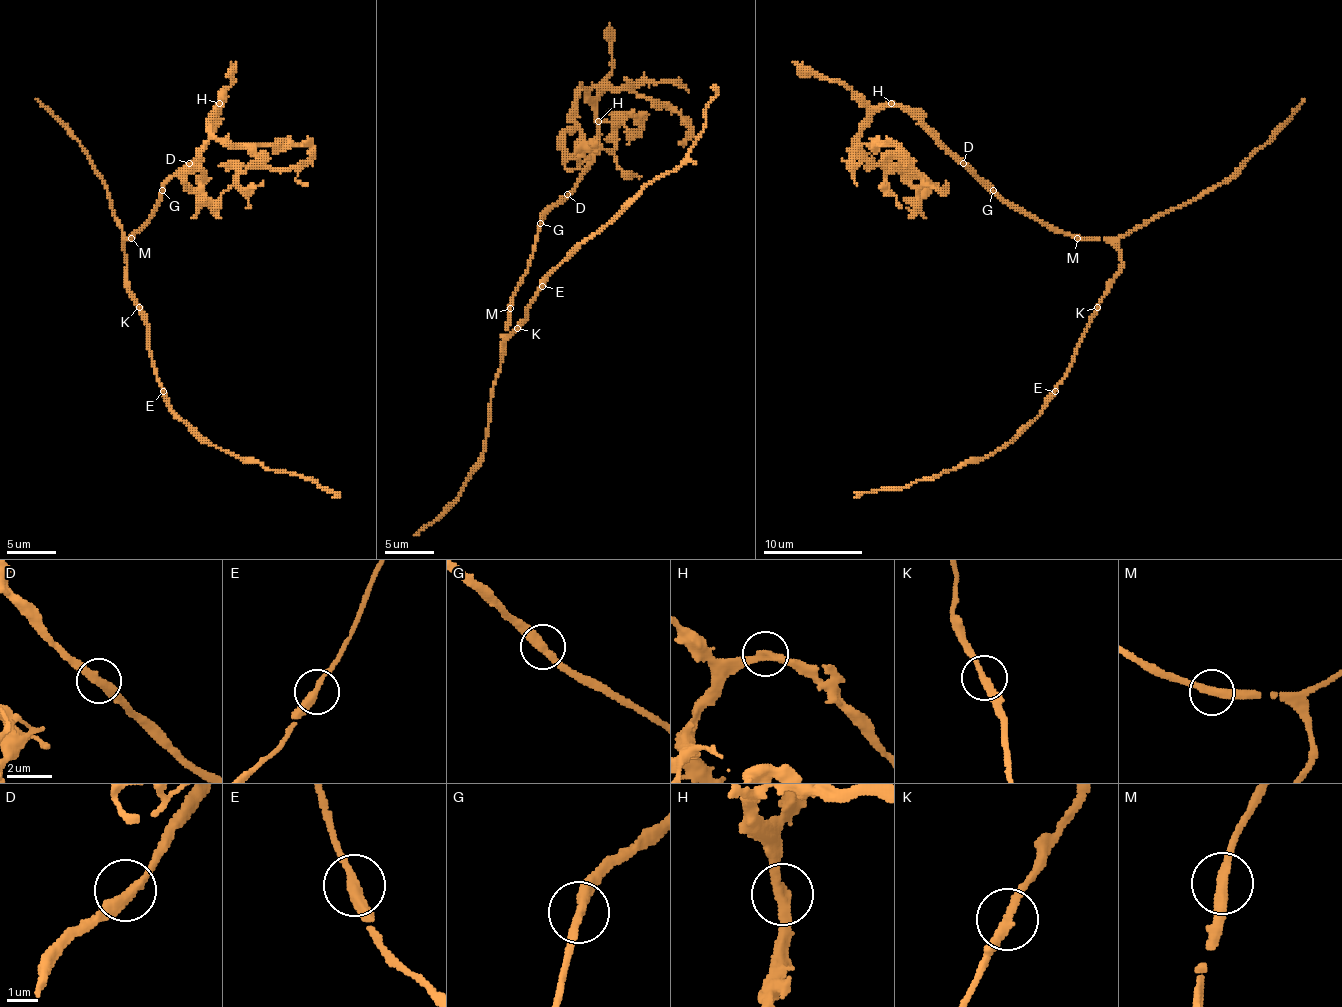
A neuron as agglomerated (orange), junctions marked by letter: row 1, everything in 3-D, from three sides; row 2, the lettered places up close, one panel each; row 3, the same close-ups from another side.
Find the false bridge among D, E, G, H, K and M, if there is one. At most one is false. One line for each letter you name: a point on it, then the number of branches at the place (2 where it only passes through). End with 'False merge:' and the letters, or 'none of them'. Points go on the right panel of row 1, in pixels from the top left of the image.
False merge: none of them

